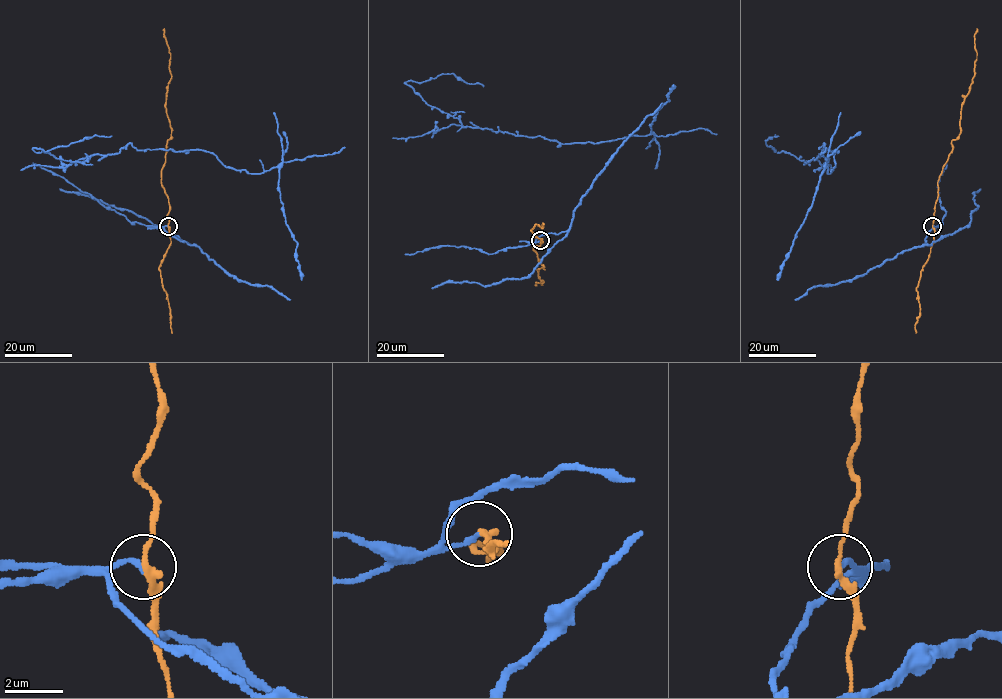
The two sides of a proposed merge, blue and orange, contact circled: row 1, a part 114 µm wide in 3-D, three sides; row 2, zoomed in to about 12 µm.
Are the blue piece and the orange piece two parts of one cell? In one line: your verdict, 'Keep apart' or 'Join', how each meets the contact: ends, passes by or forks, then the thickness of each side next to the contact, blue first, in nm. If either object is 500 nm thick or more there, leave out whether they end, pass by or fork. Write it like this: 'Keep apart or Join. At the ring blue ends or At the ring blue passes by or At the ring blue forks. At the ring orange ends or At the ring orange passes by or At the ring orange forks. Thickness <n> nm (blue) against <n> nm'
Keep apart. At the ring blue ends. At the ring orange passes by. Thickness 170 nm (blue) against 200 nm

